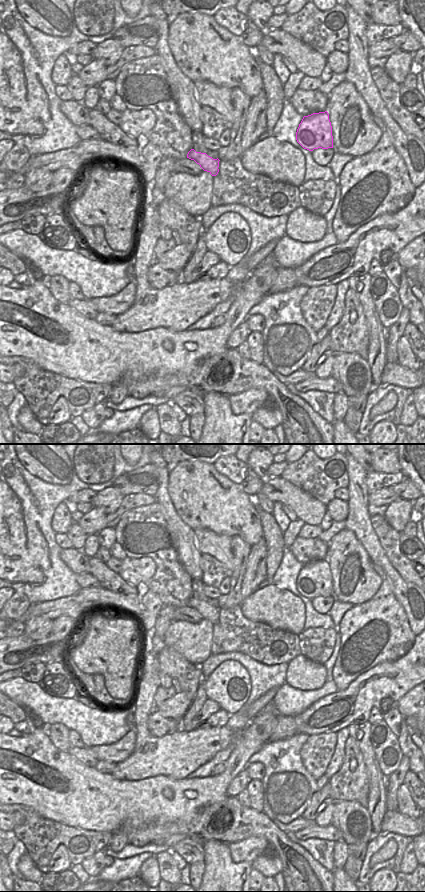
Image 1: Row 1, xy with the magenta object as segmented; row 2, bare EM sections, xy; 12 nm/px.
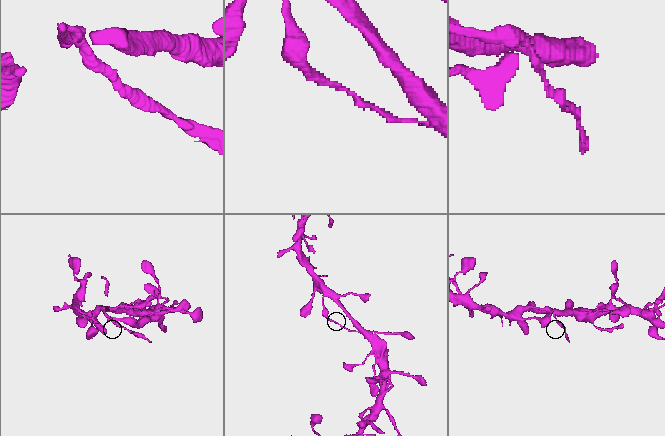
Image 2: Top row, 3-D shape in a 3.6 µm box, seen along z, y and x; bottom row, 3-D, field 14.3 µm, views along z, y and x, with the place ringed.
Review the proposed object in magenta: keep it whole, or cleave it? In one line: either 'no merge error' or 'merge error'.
merge error

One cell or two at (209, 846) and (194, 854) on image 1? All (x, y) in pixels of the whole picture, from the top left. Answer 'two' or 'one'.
two

